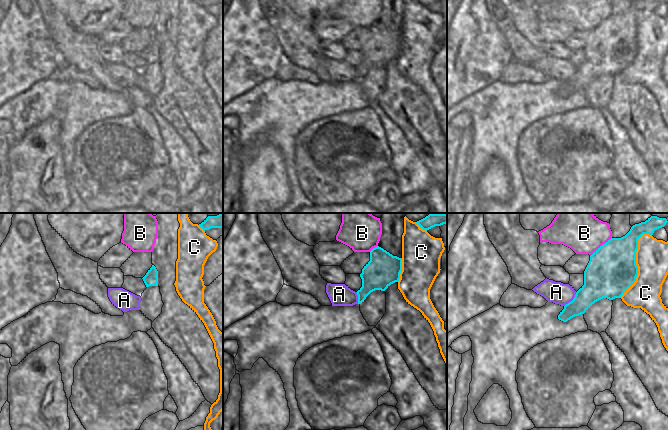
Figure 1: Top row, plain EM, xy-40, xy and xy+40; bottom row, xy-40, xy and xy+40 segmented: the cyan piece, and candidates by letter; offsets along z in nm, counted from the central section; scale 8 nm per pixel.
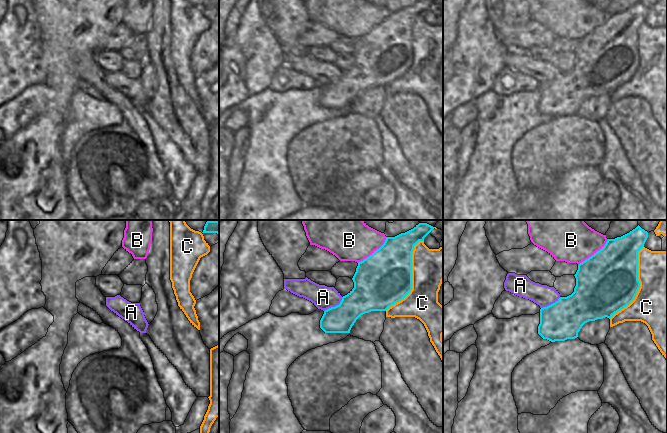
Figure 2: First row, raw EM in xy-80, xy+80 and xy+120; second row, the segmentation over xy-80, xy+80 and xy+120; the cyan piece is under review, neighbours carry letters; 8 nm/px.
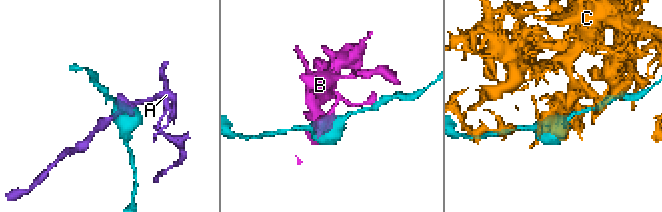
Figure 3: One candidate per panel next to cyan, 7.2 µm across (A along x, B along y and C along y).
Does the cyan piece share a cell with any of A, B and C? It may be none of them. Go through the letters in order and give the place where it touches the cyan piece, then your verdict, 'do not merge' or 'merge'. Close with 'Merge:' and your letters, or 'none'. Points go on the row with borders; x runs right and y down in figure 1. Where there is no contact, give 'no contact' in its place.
A: xy+40 (572, 300) | do not merge
B: xy+40 (600, 246) | do not merge
C: xy+40 (635, 262) | do not merge
Merge: none

